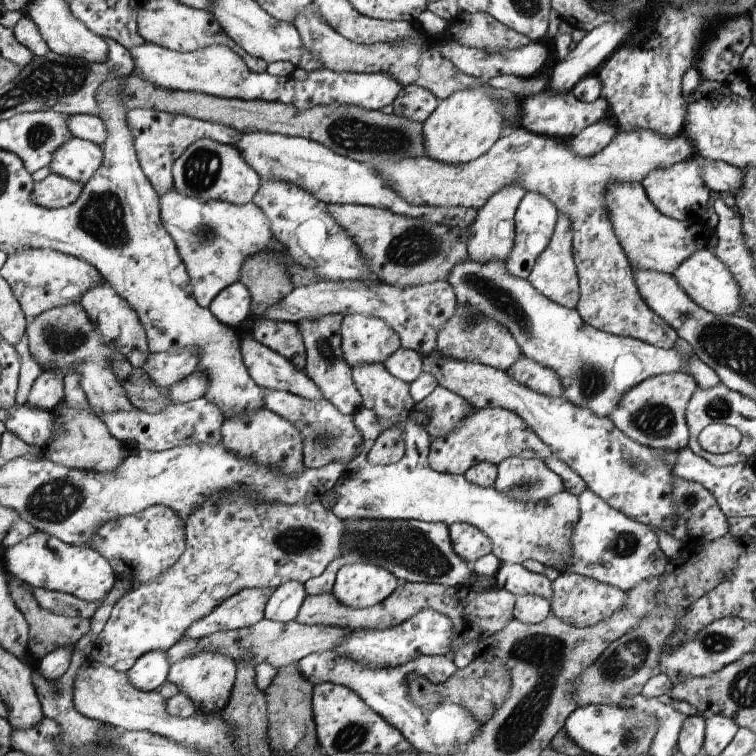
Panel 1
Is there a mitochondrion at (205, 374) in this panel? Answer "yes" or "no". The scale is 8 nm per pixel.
no

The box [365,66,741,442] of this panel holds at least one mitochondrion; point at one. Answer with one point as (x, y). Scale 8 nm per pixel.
(417, 245)

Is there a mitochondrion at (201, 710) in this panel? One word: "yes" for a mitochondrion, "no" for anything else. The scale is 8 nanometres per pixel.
no

